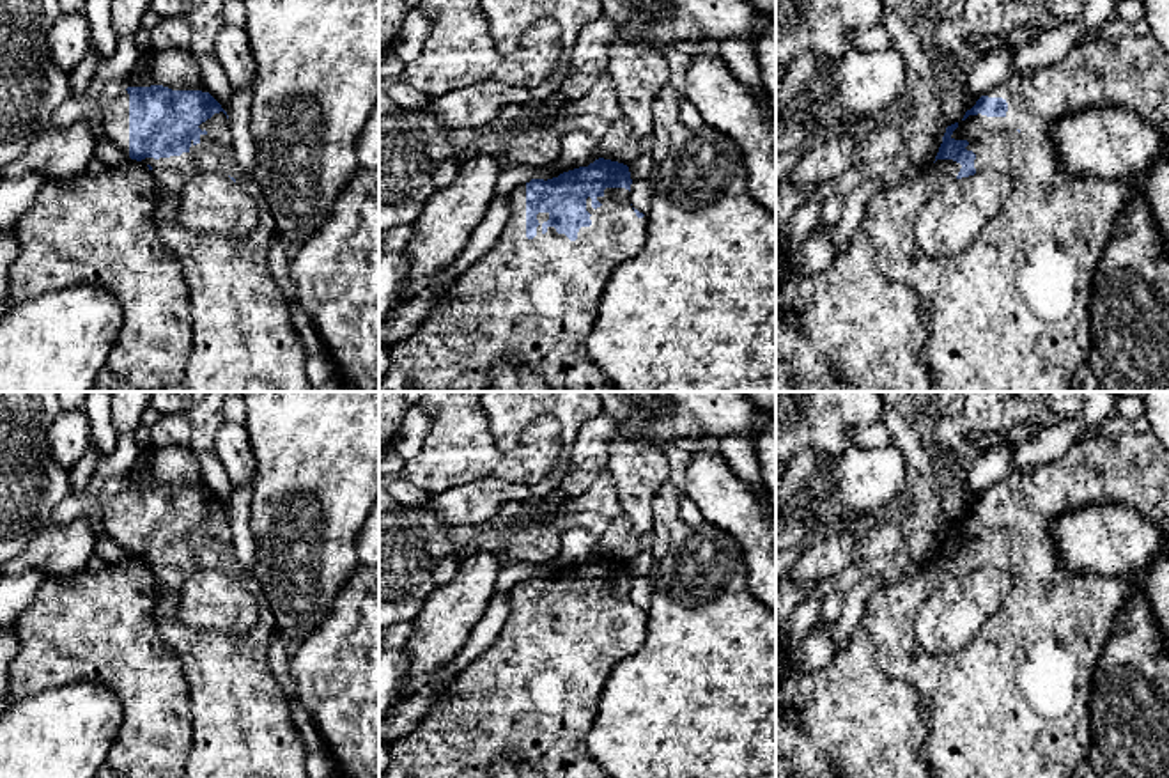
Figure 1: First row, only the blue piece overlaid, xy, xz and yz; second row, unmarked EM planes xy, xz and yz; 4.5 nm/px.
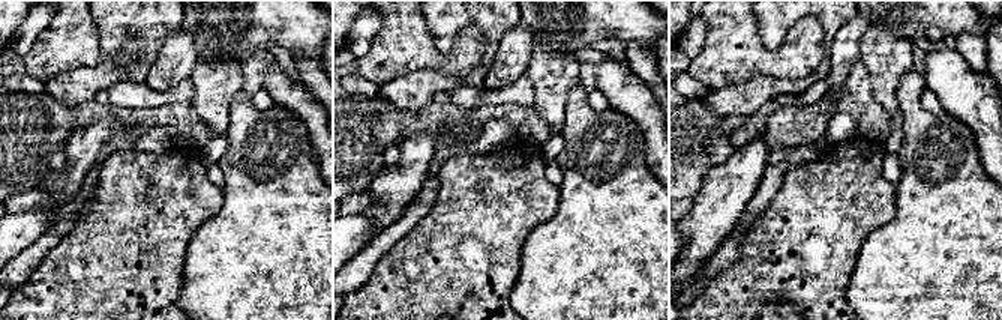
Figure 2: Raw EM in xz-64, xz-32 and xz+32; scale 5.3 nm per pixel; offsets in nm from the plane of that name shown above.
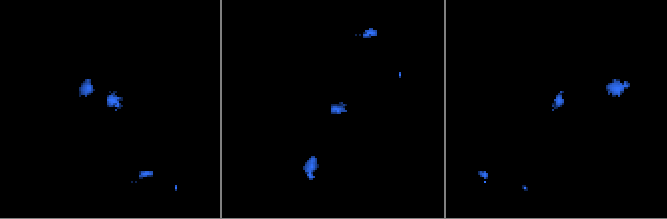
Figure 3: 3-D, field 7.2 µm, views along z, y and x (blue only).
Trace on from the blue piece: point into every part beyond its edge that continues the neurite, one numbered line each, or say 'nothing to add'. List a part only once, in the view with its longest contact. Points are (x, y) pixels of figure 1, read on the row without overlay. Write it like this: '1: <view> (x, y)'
1: xz (535, 697)

